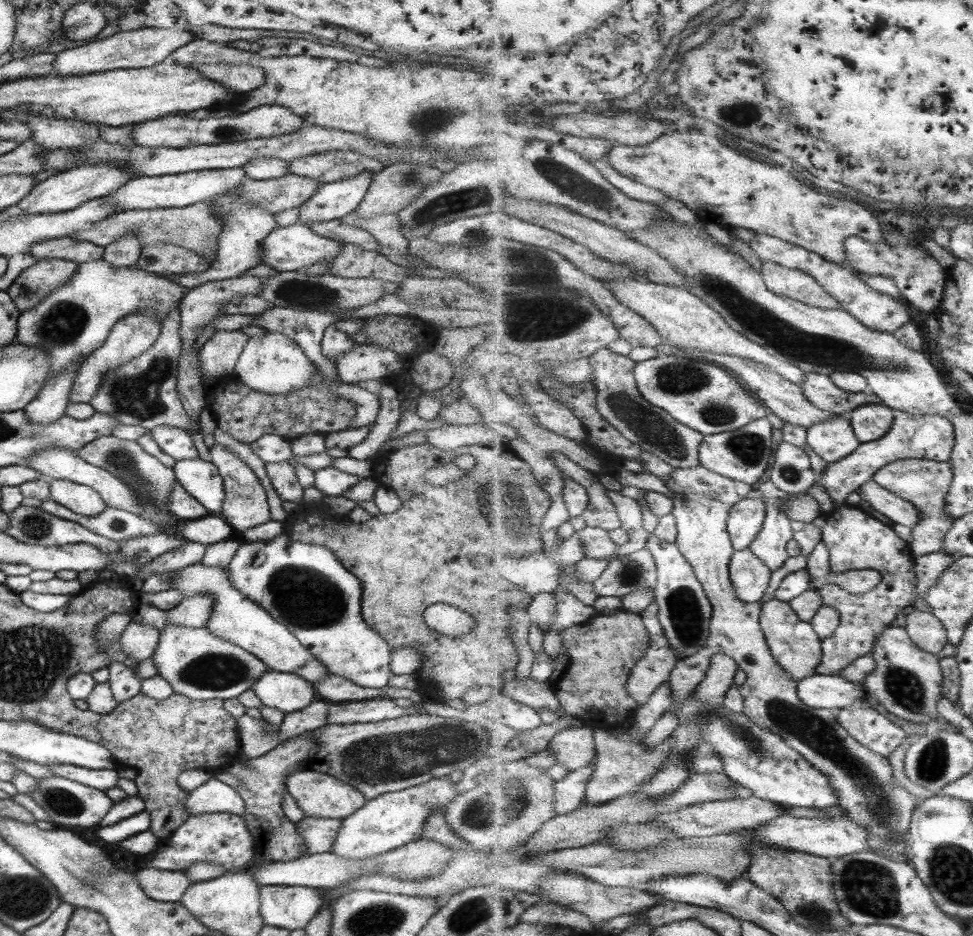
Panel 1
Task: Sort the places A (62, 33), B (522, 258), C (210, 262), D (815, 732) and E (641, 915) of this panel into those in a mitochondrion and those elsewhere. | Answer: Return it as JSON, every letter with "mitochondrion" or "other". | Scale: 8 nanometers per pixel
{"A":"other","B":"mitochondrion","C":"other","D":"mitochondrion","E":"other"}

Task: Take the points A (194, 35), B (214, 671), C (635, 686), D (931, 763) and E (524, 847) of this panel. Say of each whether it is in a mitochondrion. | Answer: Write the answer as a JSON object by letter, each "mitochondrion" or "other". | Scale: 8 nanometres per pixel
{"A":"other","B":"mitochondrion","C":"other","D":"mitochondrion","E":"other"}

